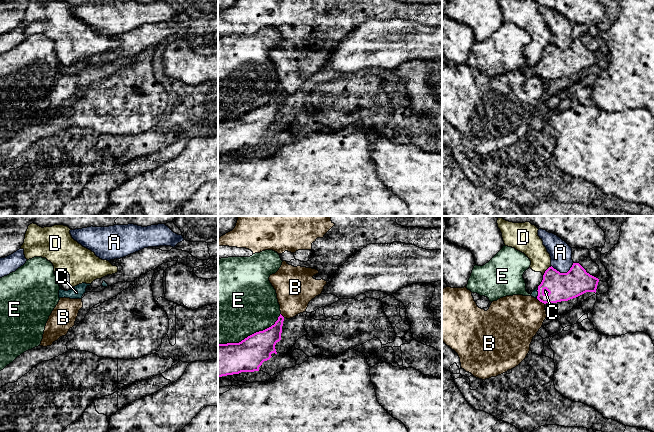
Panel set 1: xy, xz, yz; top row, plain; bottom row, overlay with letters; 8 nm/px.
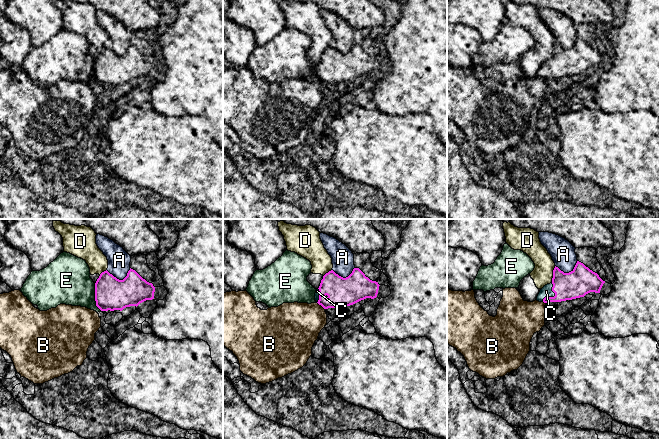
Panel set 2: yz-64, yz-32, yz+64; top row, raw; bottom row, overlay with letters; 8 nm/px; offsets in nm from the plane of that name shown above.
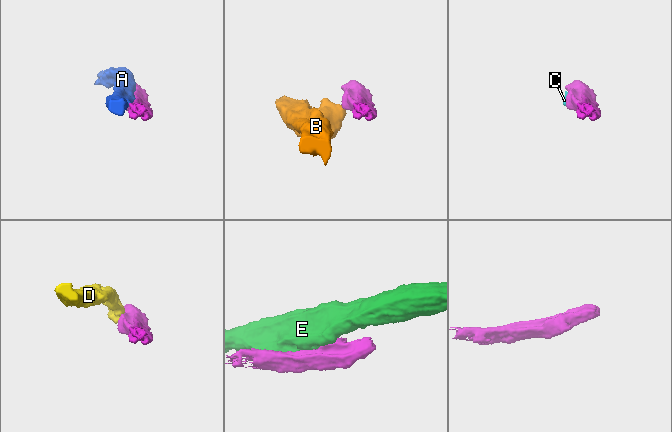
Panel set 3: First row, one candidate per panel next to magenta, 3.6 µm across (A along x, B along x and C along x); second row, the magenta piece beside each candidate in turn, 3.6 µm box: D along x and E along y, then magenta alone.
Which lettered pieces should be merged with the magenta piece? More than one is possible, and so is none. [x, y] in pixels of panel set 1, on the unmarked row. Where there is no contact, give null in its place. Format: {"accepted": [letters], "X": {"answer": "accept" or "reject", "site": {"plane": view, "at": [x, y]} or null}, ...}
{"accepted": ["C"], "A": {"answer": "reject", "site": {"plane": "yz", "at": [563, 49]}}, "B": {"answer": "reject", "site": {"plane": "yz", "at": [541, 77]}}, "C": {"answer": "accept", "site": {"plane": "yz", "at": [546, 65]}}, "D": {"answer": "reject", "site": {"plane": "yz", "at": [546, 46]}}, "E": {"answer": "reject", "site": {"plane": "xz", "at": [252, 110]}}}

